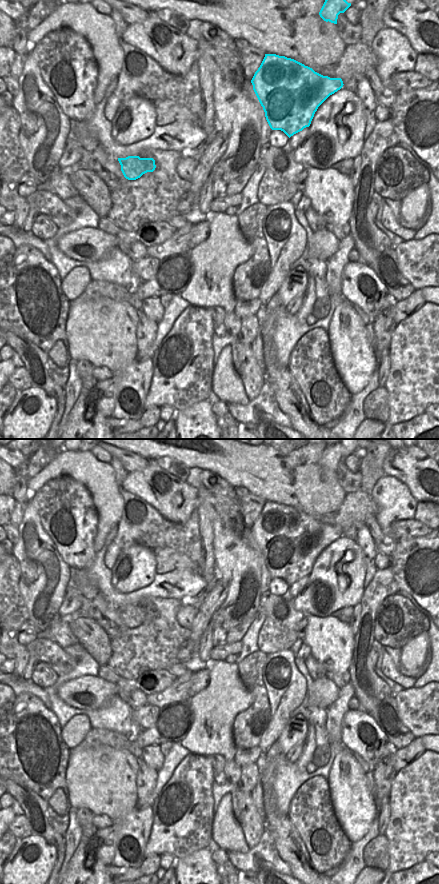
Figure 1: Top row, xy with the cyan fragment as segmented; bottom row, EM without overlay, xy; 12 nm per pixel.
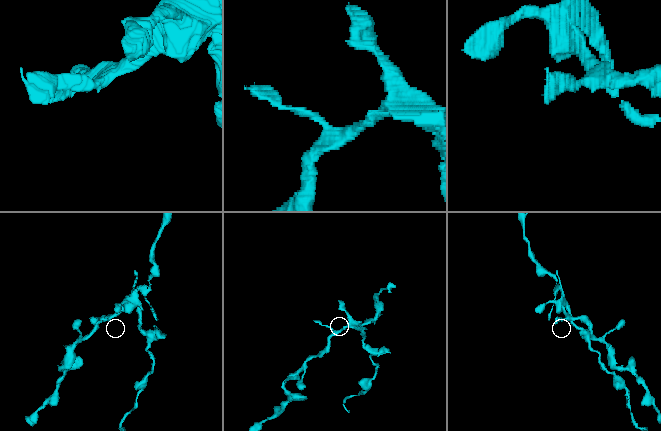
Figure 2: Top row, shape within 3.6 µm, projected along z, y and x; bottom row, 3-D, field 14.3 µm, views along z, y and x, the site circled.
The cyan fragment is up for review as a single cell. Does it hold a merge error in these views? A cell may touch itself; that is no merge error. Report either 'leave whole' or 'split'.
split

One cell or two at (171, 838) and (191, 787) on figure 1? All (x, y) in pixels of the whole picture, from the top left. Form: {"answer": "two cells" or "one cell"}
{"answer": "one cell"}

